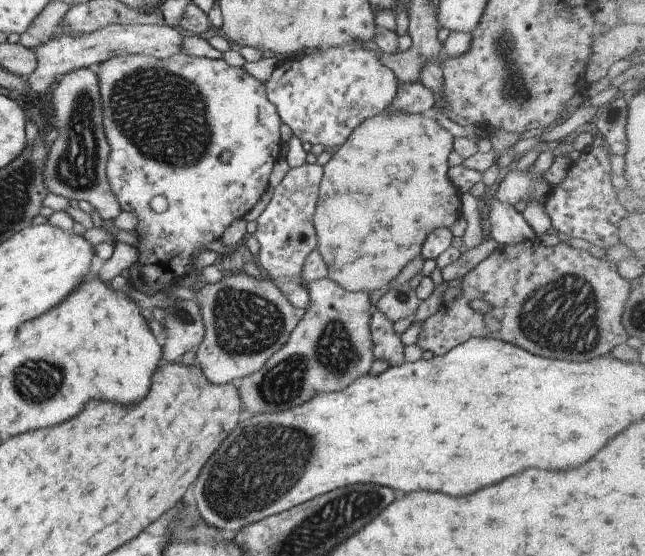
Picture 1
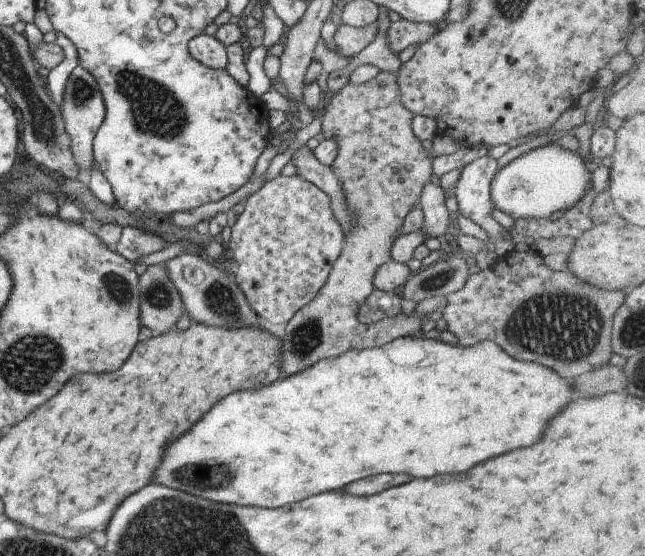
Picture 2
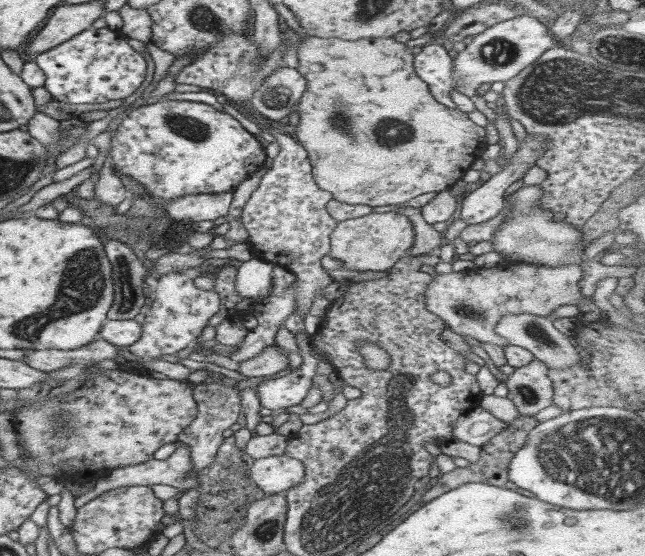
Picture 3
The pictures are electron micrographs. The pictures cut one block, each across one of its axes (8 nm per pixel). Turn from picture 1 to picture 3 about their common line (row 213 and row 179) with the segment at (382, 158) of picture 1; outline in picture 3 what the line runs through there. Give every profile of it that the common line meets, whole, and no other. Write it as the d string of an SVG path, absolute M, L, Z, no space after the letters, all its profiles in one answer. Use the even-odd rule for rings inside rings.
M281 3L271 7L301 38L296 52L299 64L295 70L303 76L306 86L295 106L299 120L292 128L292 134L306 150L315 184L321 190L330 192L334 200L351 205L363 204L379 210L403 206L419 194L448 190L480 158L487 145L484 127L473 124L467 113L447 108L431 96L427 84L415 75L412 66L414 56L404 43L391 38L339 40L333 37L308 37L287 7ZM391 118L407 124L413 136L409 136L405 142L385 146L375 138L375 126Z

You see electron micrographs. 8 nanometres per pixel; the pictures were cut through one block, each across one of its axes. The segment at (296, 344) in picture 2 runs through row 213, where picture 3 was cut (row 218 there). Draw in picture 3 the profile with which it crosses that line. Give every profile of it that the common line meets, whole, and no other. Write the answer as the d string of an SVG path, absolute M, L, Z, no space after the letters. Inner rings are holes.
M376 209L362 217L337 221L329 240L327 256L341 262L343 270L383 272L391 268L413 246L413 225L401 213Z

